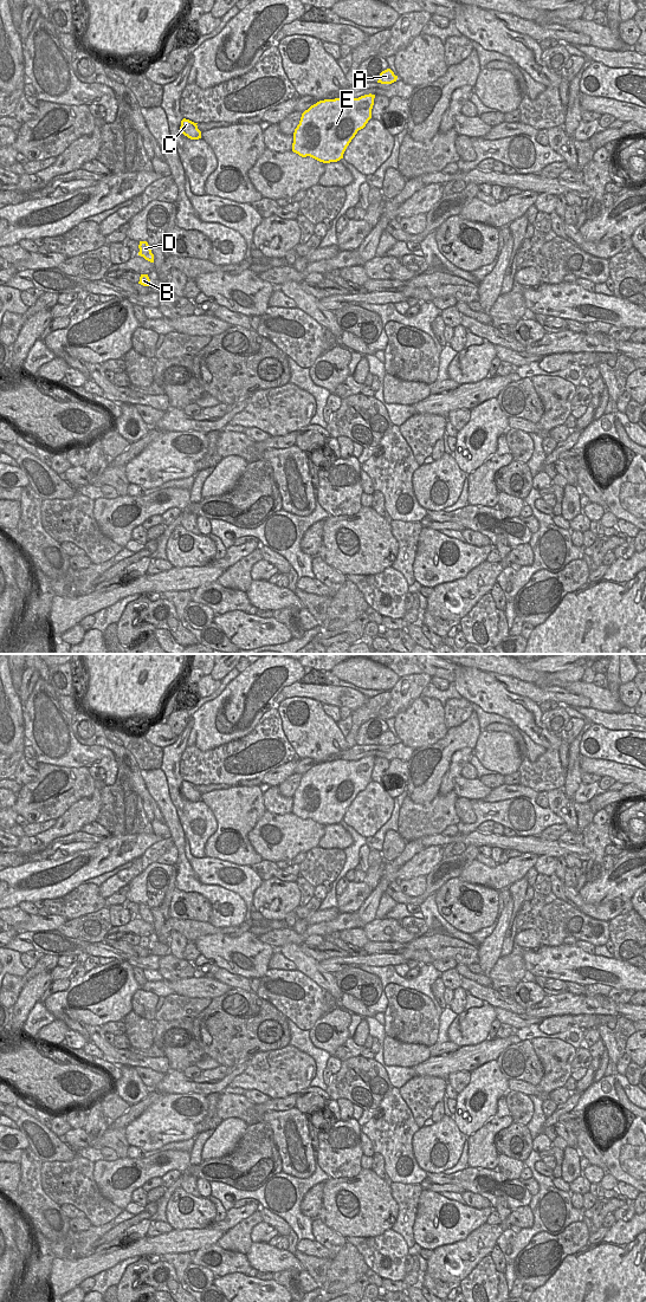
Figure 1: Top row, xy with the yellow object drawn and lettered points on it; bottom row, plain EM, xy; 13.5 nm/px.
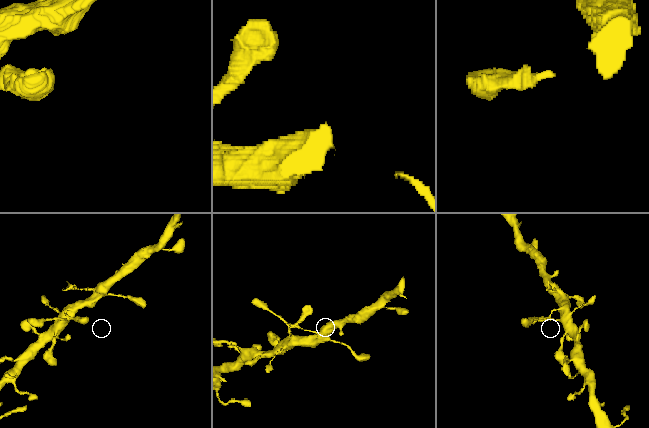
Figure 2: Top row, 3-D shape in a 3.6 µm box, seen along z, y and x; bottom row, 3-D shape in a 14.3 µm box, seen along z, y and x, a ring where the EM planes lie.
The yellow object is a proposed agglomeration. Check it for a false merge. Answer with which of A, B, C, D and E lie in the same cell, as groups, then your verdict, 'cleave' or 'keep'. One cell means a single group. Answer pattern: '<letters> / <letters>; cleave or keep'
A B C D E; keep

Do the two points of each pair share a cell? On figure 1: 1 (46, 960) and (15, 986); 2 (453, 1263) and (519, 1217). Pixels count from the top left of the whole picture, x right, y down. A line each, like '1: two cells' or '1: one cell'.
1: one cell
2: one cell

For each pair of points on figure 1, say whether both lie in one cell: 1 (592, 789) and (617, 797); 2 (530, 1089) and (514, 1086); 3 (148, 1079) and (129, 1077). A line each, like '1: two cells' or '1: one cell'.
1: two cells
2: one cell
3: two cells

